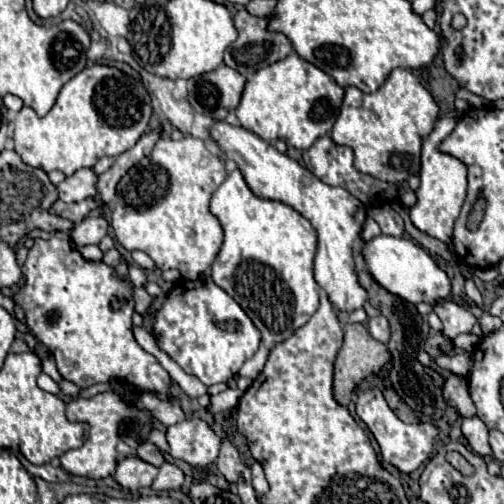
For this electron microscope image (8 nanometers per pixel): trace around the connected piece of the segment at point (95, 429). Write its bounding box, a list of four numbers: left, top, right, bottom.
[59,392,151,480]

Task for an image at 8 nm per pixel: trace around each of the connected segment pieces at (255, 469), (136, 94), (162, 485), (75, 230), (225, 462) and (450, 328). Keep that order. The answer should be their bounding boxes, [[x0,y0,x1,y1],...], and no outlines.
[[251,462,267,494],[15,66,151,176],[153,464,183,490],[69,216,109,246],[217,436,245,484],[433,300,477,340]]

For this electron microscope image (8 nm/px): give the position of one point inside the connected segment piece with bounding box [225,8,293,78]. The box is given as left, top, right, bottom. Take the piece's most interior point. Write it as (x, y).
(255, 48)

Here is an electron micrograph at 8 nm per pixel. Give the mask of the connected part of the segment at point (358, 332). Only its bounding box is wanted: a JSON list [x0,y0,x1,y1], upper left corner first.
[333,324,391,406]

